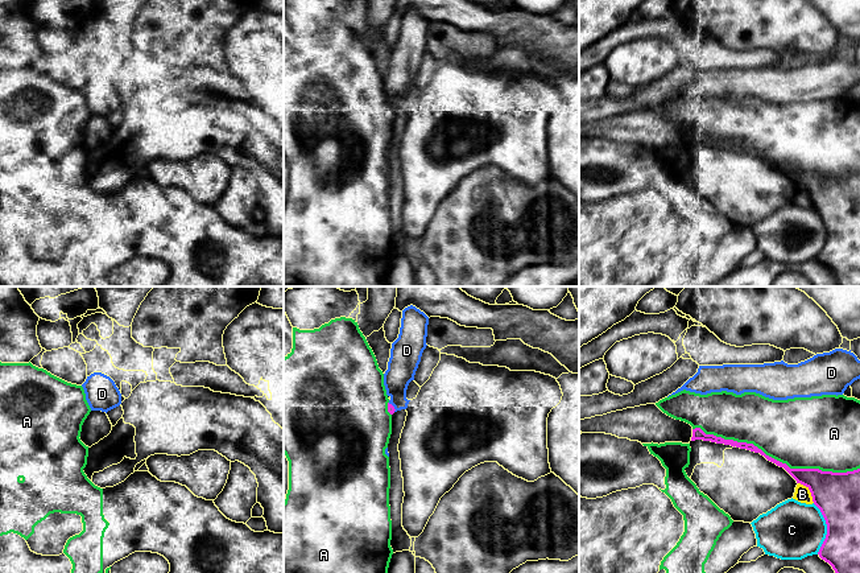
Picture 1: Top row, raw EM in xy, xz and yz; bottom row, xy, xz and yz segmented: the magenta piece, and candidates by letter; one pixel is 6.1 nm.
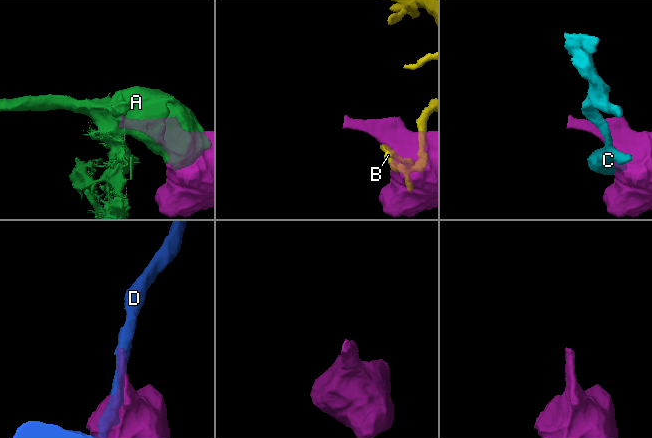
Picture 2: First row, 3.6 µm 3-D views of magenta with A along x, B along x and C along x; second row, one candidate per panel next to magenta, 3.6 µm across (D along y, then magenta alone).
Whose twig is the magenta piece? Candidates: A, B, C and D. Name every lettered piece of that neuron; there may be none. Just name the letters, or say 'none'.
none

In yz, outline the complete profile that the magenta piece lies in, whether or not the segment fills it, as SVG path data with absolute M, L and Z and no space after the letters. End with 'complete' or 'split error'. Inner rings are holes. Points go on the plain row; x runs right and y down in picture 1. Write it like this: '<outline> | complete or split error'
M646 108L603 120L579 124L582 137L605 137L641 148L711 145L760 157L783 172L795 185L806 190L814 209L820 214L827 239L818 256L836 277L839 286L860 286L860 173L847 177L819 173L790 173L753 148L724 144L706 139L700 132L675 124L656 108Z | split error

